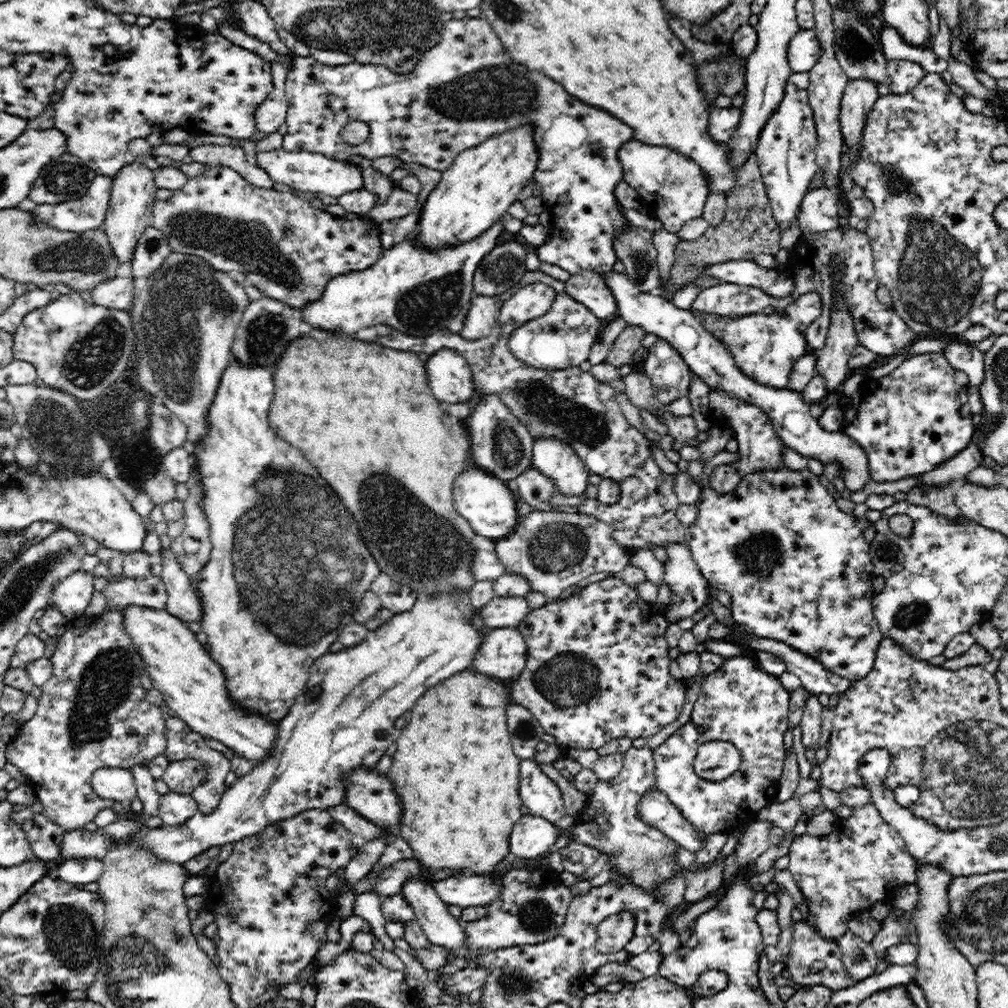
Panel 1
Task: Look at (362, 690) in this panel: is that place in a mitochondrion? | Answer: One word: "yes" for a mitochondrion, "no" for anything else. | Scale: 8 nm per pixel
yes

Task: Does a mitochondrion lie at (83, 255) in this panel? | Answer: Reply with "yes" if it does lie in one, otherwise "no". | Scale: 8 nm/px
yes

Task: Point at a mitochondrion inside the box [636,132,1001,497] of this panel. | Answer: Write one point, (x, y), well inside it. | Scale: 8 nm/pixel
(941, 279)

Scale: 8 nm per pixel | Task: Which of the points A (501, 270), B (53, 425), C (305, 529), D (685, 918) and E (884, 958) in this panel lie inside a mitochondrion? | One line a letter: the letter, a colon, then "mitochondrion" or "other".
A: mitochondrion
B: mitochondrion
C: mitochondrion
D: other
E: other

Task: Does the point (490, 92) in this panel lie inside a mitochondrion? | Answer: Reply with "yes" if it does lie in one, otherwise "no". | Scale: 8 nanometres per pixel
yes

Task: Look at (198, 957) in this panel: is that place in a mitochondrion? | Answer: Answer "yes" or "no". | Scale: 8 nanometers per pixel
no

